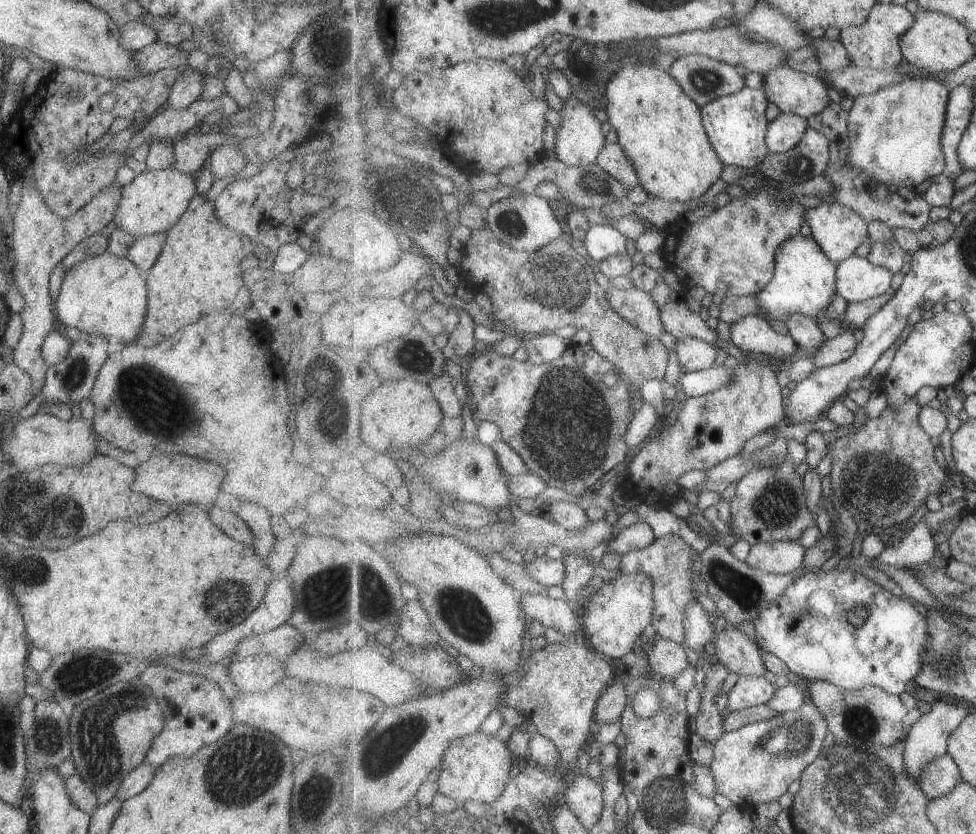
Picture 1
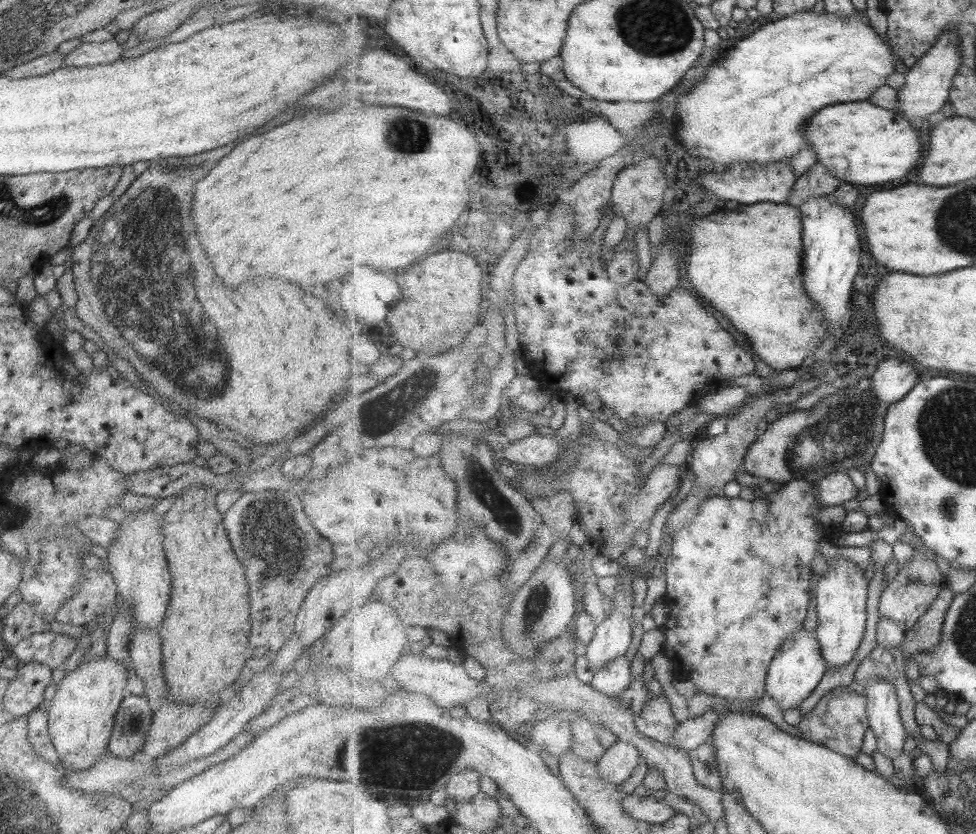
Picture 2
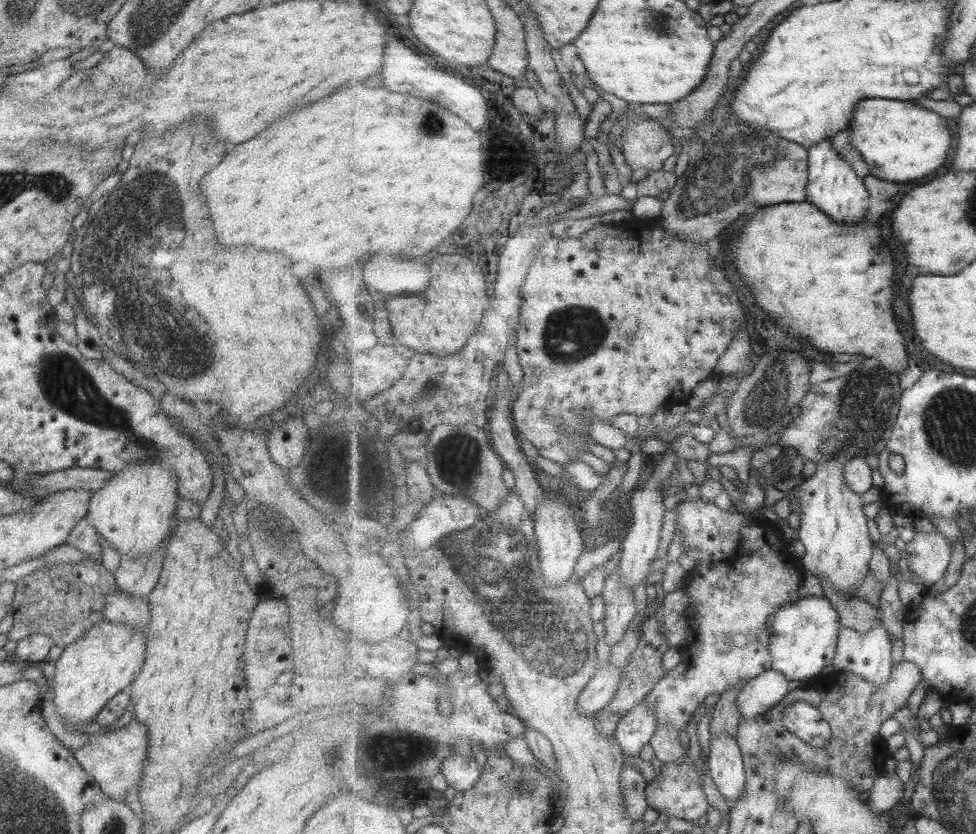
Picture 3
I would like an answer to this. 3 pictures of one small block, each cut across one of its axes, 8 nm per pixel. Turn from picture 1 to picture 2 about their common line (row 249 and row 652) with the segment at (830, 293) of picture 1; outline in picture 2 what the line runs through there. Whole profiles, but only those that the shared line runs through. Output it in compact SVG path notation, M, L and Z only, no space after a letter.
M802 629L781 646L780 652L772 661L768 670L766 694L769 694L781 706L781 710L791 710L813 694L813 690L819 686L821 678L827 674L827 668L828 663L825 660L824 651L821 650L816 630L809 634L807 630Z

